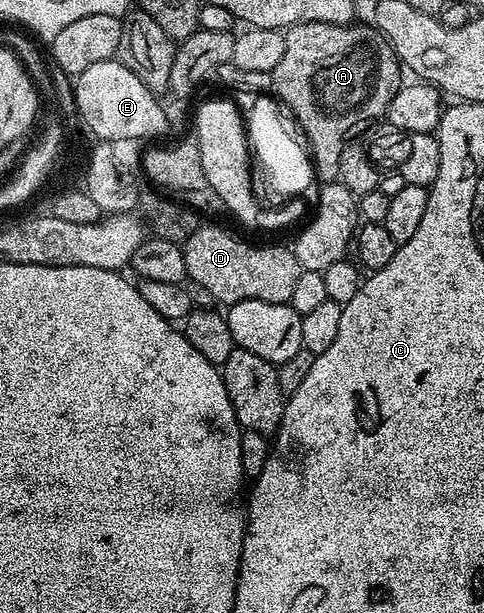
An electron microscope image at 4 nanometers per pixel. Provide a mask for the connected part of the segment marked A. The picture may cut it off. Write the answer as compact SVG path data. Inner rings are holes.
M300 21L290 26L285 30L284 56L280 58L280 63L276 63L272 74L273 96L298 116L297 128L309 148L315 178L322 183L337 182L340 155L351 144L353 137L350 136L357 129L364 128L373 117L381 113L383 116L384 111L389 110L390 100L398 93L403 80L398 55L389 44L369 45L362 38L361 31L354 28L350 25L333 25L327 21Z

